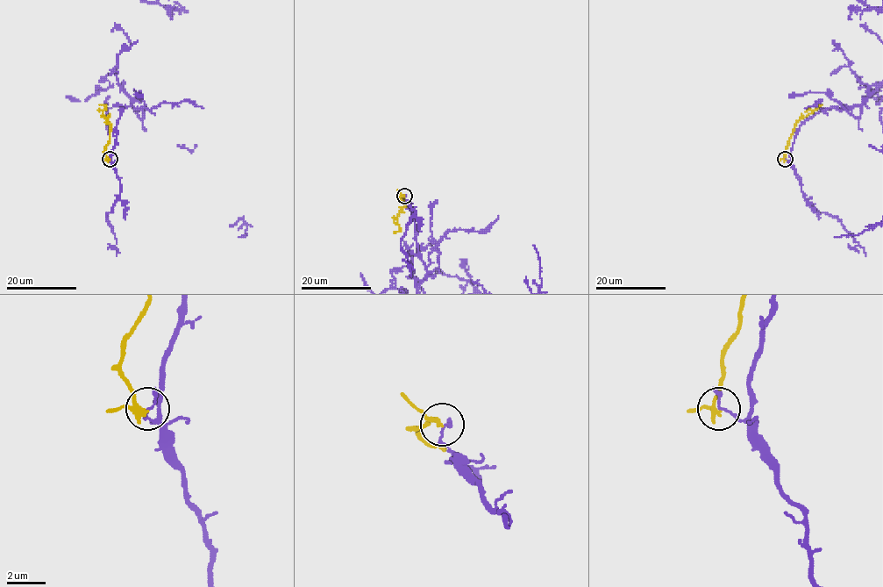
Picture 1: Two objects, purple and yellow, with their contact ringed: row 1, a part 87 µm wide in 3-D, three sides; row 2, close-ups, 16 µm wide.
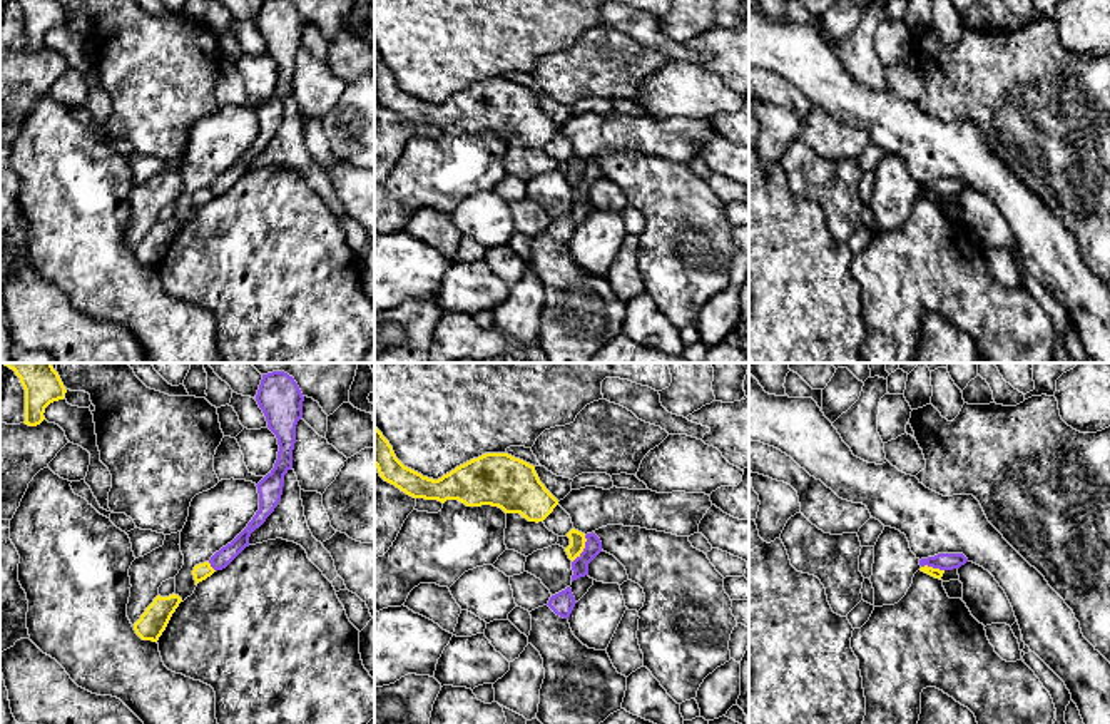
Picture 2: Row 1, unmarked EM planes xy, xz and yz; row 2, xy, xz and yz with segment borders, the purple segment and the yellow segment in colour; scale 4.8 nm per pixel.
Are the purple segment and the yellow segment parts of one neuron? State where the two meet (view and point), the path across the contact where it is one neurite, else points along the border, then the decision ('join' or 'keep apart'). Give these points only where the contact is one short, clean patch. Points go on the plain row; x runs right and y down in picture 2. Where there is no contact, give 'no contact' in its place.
contact xz (584, 174); border xz (585, 161), (585, 171), (572, 188); keep apart

